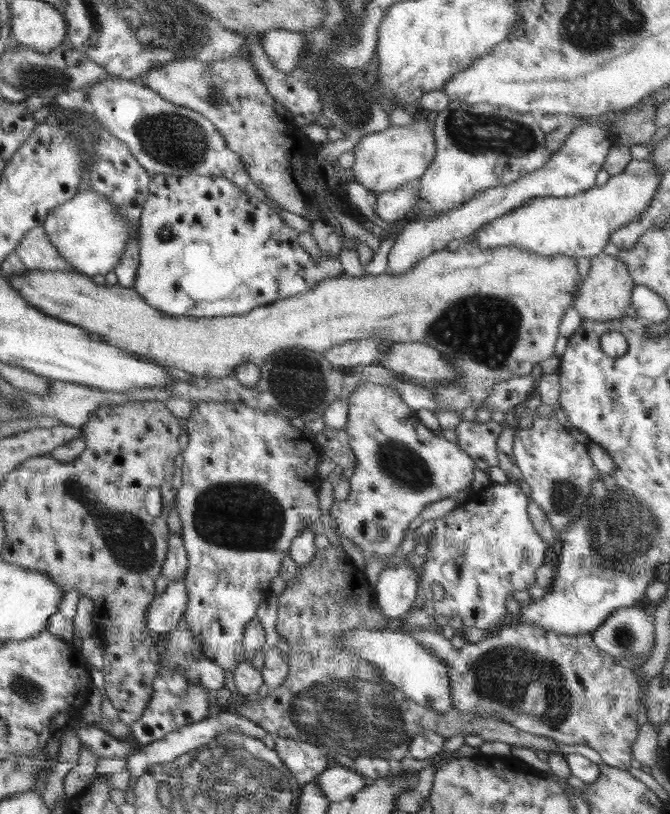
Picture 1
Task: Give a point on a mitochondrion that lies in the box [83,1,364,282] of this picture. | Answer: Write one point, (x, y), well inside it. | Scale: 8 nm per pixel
(173, 140)

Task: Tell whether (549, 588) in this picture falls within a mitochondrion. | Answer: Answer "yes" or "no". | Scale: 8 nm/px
no

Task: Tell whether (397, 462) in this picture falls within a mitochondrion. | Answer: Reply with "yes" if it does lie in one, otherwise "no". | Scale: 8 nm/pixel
yes

